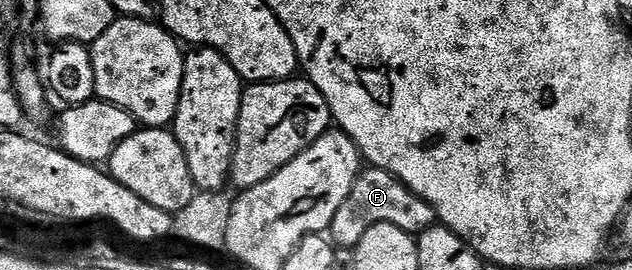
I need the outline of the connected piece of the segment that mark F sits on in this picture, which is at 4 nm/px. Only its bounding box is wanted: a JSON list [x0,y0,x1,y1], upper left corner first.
[328,167,438,249]

